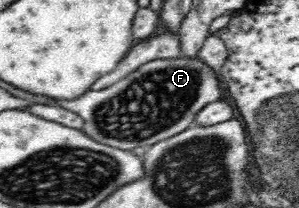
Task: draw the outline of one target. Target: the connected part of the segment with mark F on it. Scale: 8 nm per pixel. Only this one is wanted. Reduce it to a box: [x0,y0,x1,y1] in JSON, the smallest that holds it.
[64,57,222,150]

